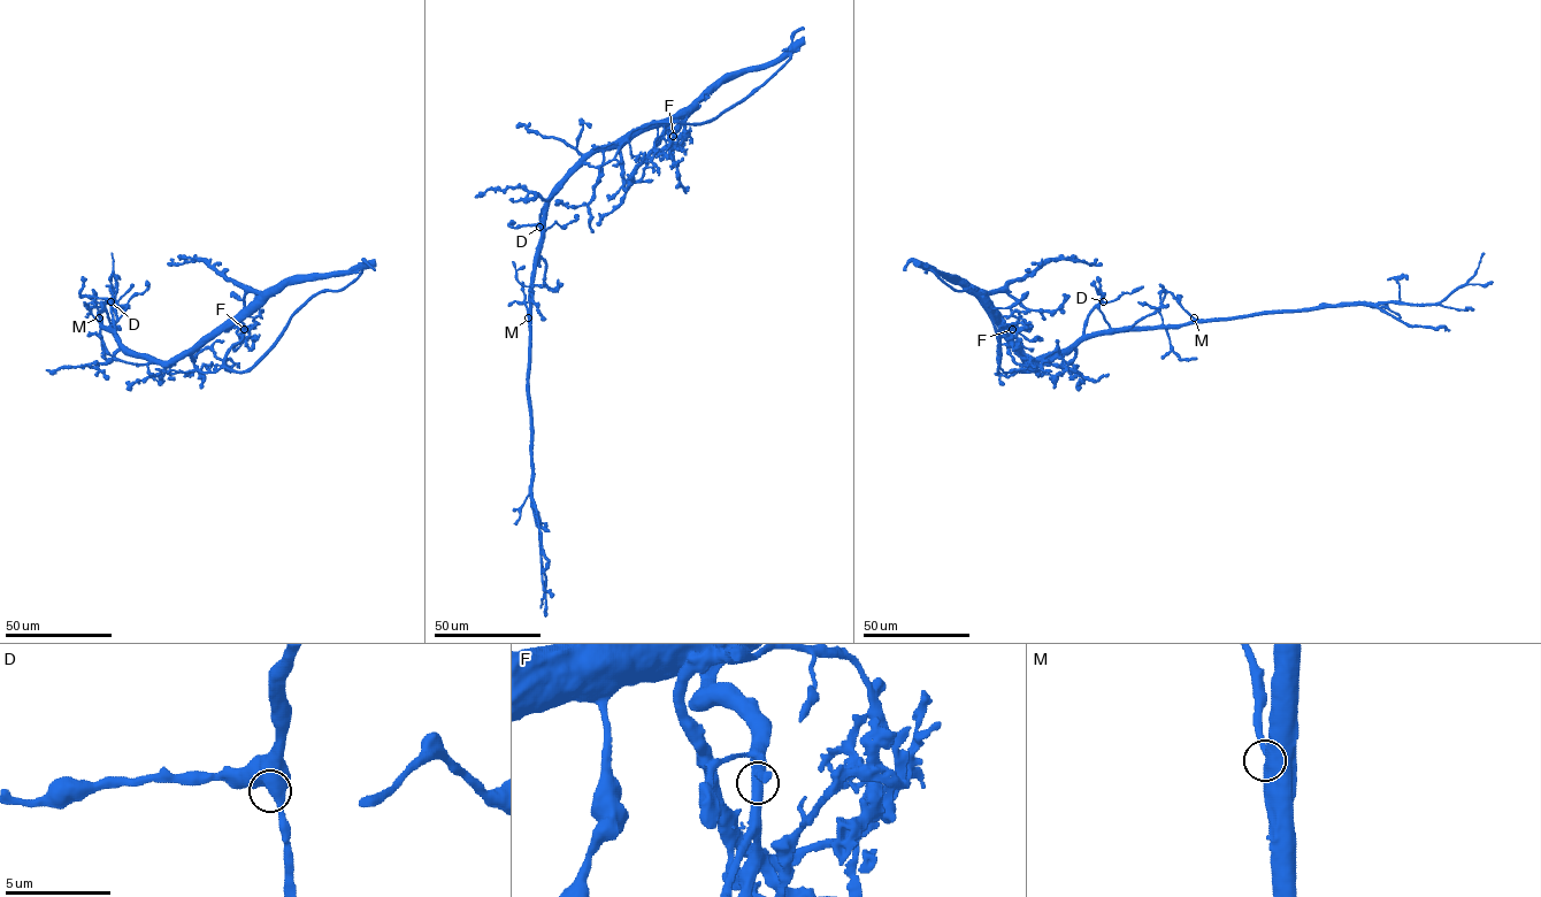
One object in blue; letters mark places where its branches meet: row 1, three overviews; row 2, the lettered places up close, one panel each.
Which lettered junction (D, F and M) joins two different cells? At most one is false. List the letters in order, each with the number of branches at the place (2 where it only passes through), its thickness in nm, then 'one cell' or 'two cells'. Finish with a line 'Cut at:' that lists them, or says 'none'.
D: branches 2; calibre 600 nm; one cell
F: branches 2; calibre 480 nm; two cells
M: branches 2; calibre 460 nm; one cell
Cut at: F

